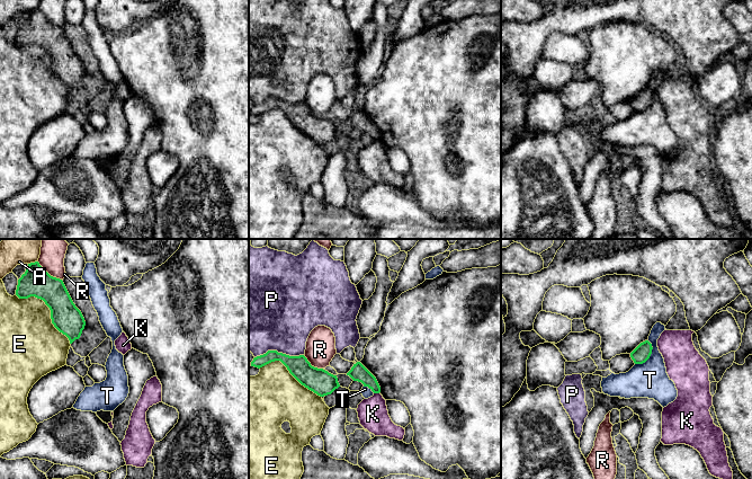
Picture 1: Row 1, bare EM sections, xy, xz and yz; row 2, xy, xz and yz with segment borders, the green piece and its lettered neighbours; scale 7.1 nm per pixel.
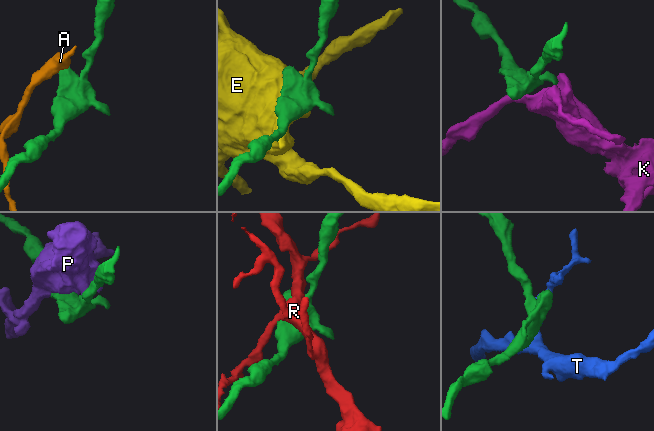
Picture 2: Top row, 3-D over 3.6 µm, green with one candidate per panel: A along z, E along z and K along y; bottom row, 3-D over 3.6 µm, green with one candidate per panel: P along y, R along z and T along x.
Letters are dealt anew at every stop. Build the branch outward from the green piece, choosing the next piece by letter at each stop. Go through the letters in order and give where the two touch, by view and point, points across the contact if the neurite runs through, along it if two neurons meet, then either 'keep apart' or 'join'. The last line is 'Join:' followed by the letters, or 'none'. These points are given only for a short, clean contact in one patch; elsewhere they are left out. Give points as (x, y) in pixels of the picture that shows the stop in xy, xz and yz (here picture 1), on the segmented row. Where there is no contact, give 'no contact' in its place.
A: contact xy (32, 263); border xy (36, 260), (28, 264); keep apart
E: contact xy (50, 309); keep apart
K: contact xz (376, 392); border xz (374, 392), (378, 393); keep apart
P: contact xz (278, 353); keep apart
R: contact xy (48, 274); keep apart
T: contact yz (650, 355); keep apart
Join: none

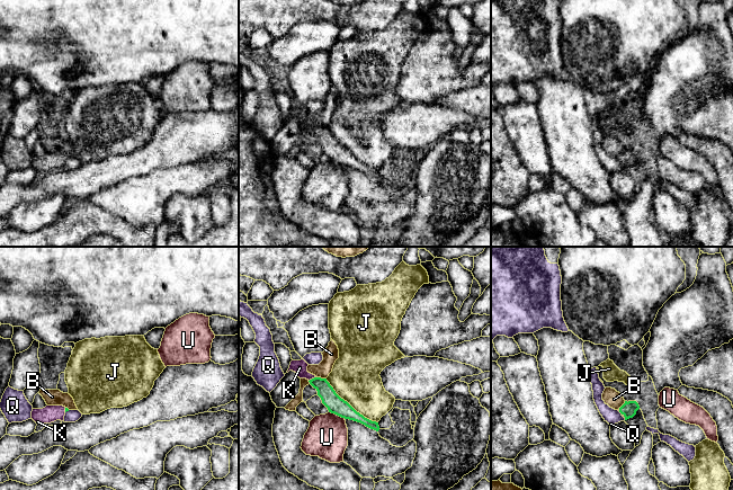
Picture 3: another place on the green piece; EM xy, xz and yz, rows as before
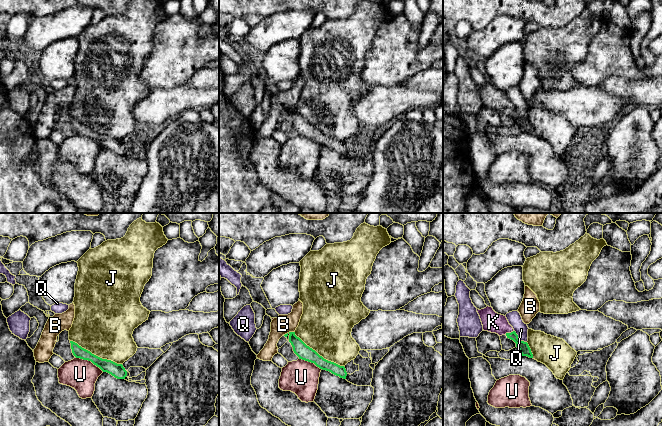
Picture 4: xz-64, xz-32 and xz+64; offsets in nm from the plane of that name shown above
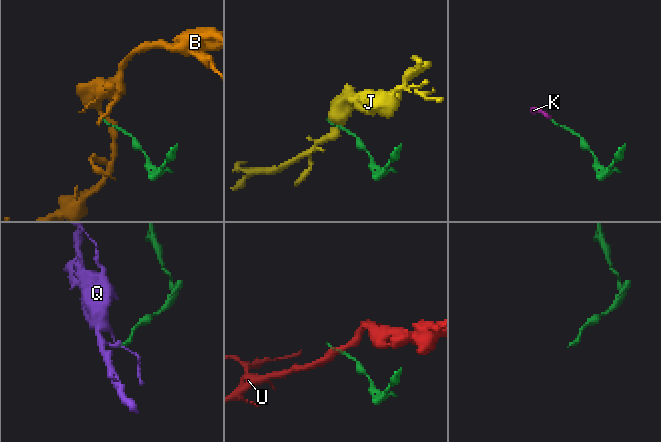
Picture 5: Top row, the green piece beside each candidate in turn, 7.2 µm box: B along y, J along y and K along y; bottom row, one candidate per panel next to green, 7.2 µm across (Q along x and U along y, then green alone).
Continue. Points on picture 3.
B: contact xz (320, 377); border xz (316, 376), (325, 379); keep apart
J: contact xz (349, 404); keep apart
K: contact xz (312, 379); way xz (330, 399), (312, 379), (300, 367); join
Q: contact yz (620, 412); border yz (618, 411), (622, 413); keep apart
U: contact xz (337, 415); border xz (329, 411), (345, 418); keep apart
Join: K

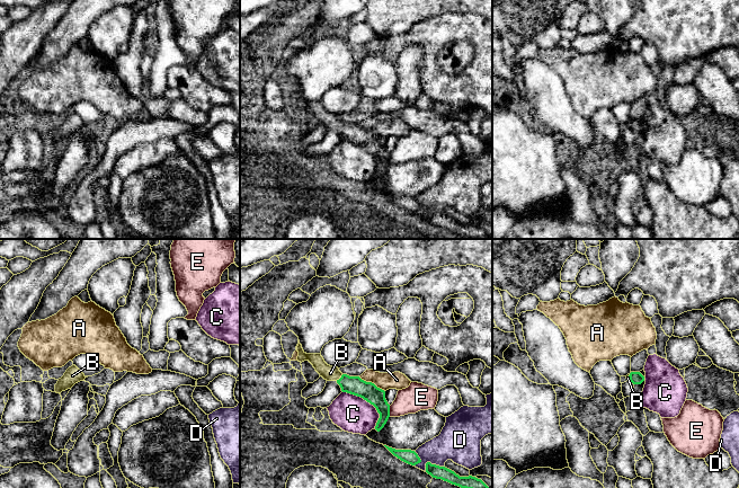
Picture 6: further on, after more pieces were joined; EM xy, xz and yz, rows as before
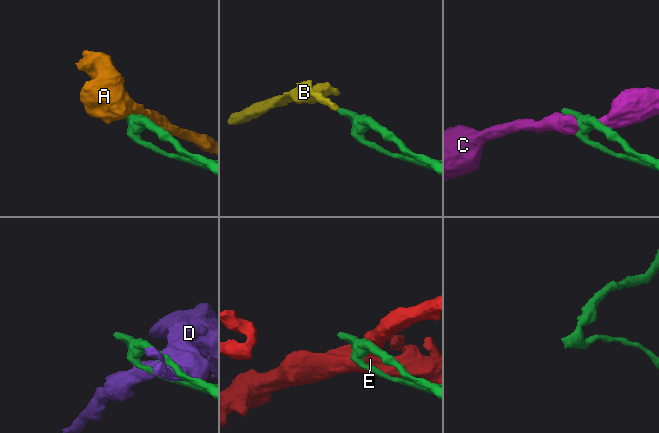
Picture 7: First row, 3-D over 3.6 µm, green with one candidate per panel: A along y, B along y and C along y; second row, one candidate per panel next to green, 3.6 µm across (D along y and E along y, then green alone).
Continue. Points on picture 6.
A: contact xz (371, 382); keep apart
B: contact xz (340, 378); way xz (368, 391), (348, 384), (340, 378), (330, 373); join
C: contact xz (368, 401); border xz (343, 391), (362, 397), (375, 408), (379, 414), (375, 427); keep apart
D: contact xz (430, 463); keep apart
E: contact xz (389, 411); keep apart
Join: B

